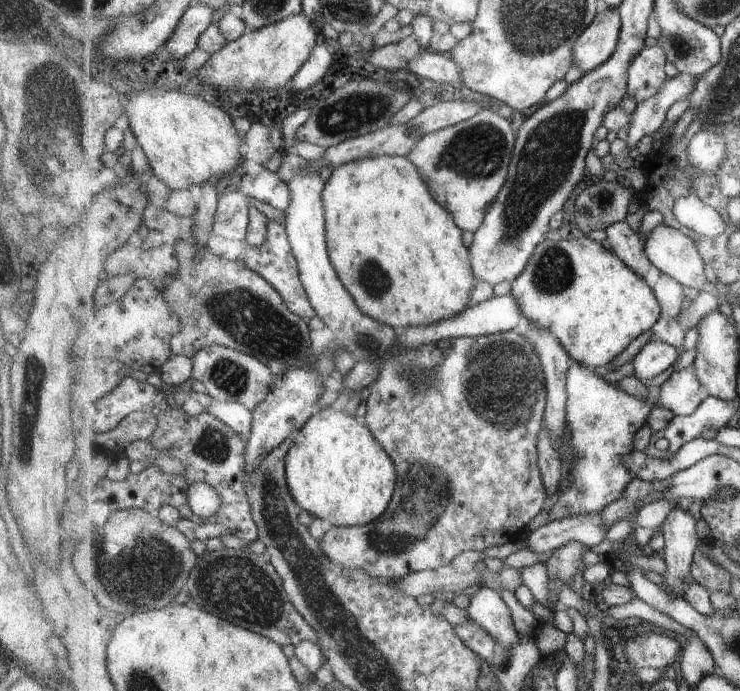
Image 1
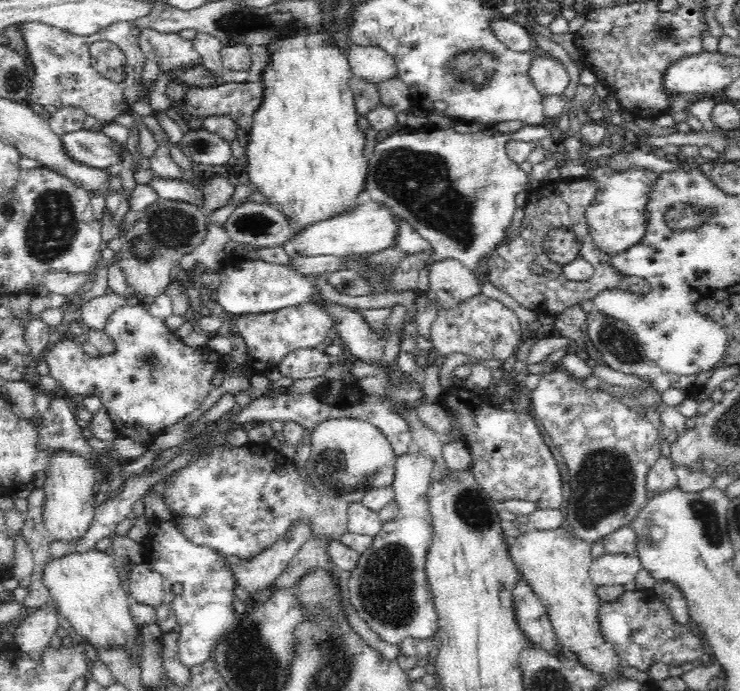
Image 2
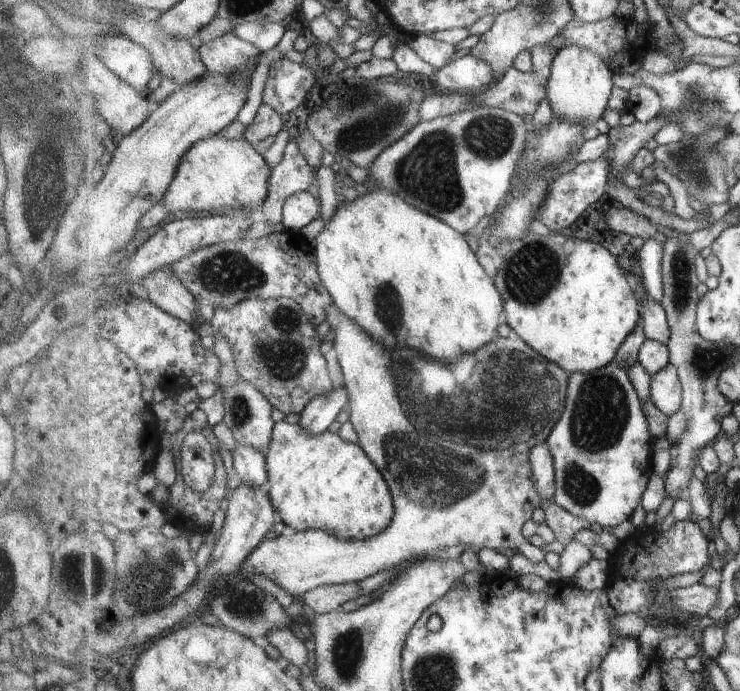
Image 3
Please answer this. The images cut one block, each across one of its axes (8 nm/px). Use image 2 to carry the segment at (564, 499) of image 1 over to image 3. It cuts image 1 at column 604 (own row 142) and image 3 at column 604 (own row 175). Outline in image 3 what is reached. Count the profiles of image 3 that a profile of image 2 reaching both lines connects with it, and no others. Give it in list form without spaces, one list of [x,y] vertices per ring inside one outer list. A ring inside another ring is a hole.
[[[613,362],[595,373],[571,373],[564,414],[546,441],[555,462],[555,503],[607,530],[629,521],[654,474],[653,440],[644,403],[623,367]]]

